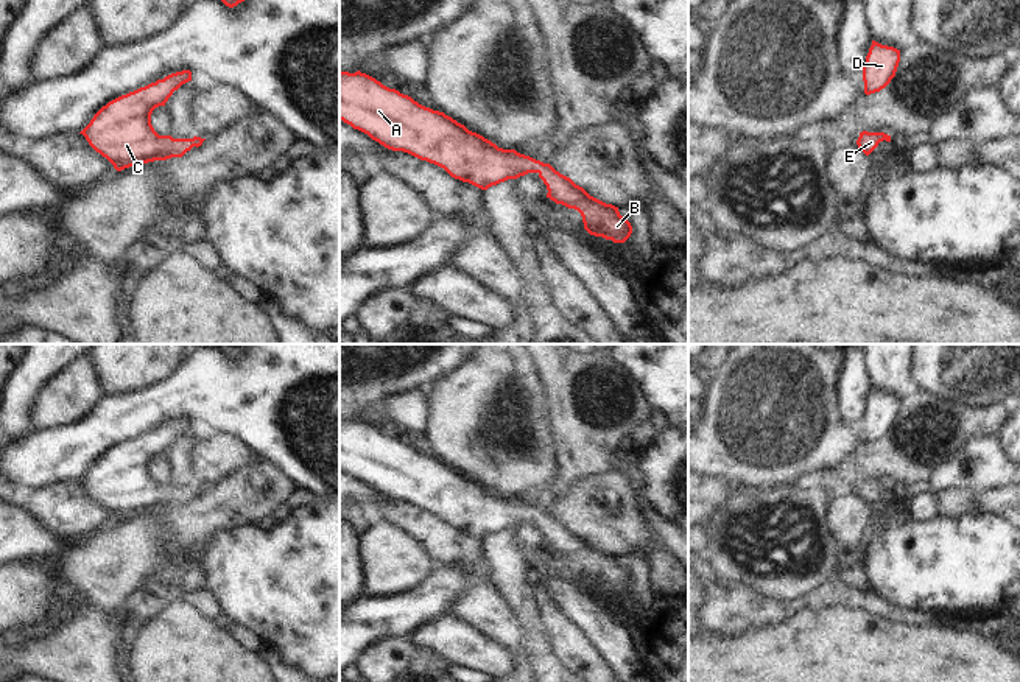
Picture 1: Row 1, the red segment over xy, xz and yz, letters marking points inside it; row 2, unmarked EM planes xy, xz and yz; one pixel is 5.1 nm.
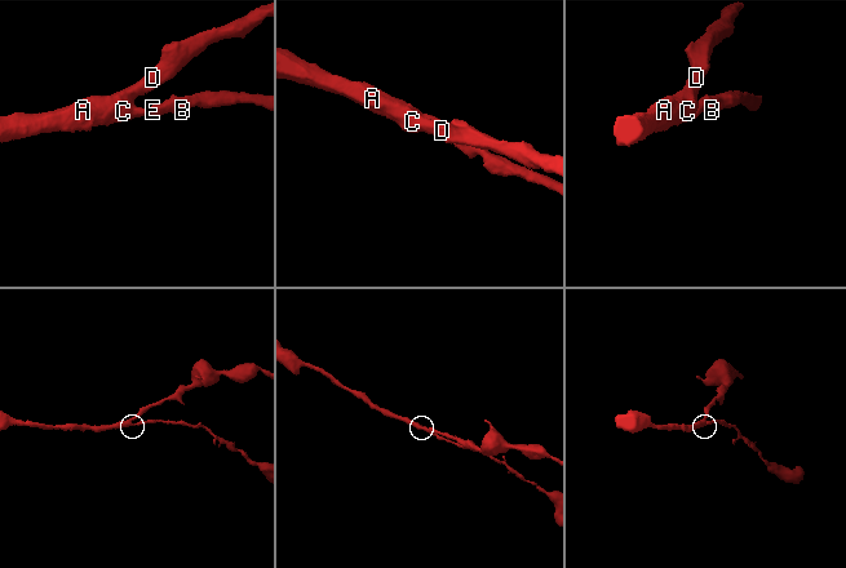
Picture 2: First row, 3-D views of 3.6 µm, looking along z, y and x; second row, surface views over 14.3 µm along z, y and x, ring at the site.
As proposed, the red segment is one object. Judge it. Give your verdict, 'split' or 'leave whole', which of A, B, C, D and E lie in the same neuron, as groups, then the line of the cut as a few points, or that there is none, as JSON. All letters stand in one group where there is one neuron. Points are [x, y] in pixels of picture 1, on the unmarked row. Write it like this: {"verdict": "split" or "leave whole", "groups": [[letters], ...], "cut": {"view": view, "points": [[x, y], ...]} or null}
{"verdict": "leave whole", "groups": [["A", "B", "C", "D", "E"]], "cut": null}

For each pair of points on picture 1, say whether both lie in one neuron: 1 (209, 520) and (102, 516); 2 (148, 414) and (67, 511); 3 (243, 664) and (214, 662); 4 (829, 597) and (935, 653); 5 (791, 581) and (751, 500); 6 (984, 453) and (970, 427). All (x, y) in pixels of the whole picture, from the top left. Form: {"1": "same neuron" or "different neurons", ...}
{"1": "different neurons", "2": "different neurons", "3": "same neuron", "4": "different neurons", "5": "same neuron", "6": "different neurons"}

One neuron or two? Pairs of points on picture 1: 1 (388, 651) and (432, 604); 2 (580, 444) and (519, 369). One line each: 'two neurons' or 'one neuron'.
1: two neurons
2: two neurons

